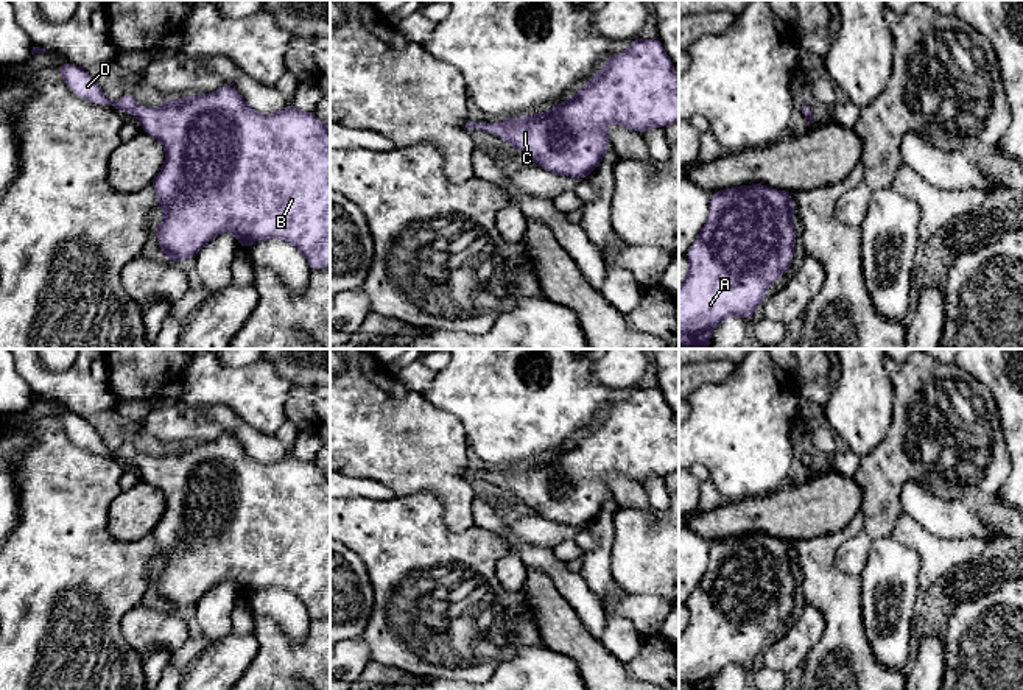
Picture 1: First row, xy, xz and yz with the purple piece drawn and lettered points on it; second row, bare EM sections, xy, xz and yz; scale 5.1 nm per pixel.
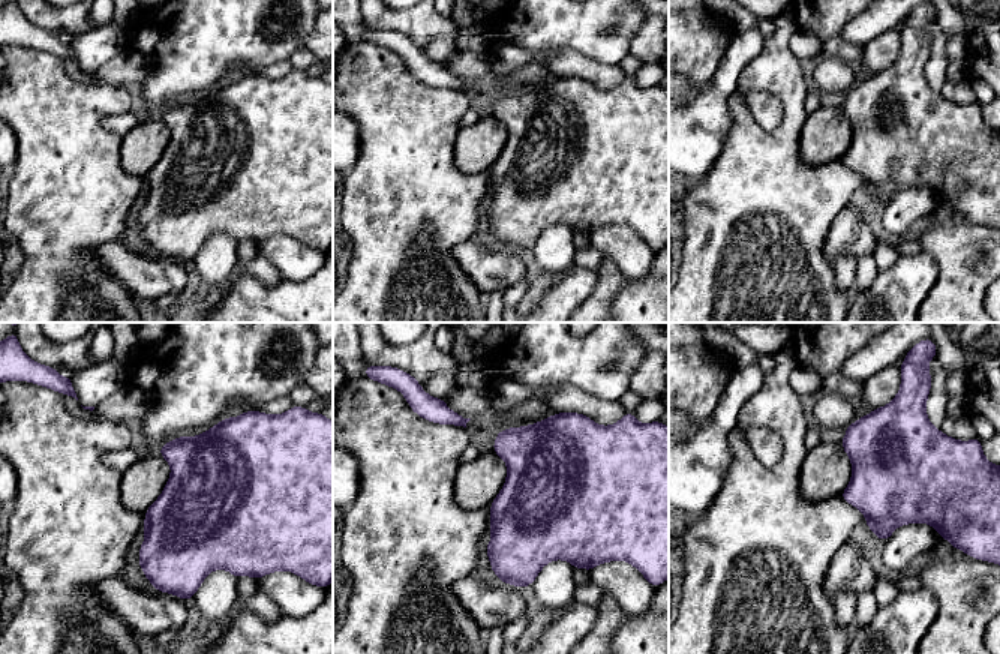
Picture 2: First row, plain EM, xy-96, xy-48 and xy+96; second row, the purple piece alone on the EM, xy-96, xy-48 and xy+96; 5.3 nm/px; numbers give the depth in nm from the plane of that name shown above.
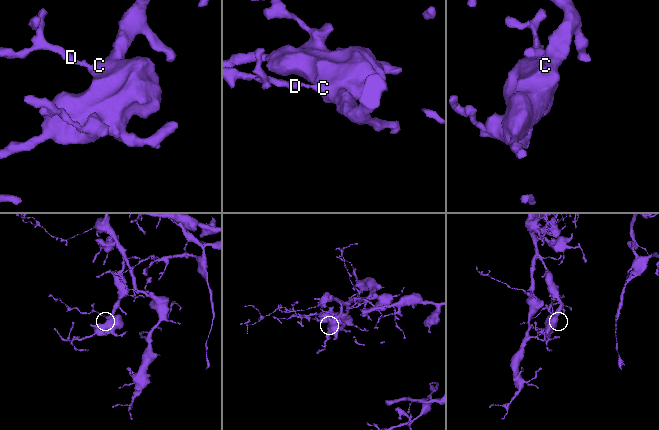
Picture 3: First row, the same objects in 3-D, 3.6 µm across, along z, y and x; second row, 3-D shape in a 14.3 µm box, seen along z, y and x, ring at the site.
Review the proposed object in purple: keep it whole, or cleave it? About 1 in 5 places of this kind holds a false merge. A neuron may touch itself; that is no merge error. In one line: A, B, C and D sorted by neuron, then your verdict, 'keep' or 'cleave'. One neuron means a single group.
groups A B C D; keep

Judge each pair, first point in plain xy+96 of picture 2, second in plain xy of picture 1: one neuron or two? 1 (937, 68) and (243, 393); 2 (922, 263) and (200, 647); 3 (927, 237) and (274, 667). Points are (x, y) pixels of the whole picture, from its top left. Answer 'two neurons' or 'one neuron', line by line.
1: one neuron
2: two neurons
3: one neuron

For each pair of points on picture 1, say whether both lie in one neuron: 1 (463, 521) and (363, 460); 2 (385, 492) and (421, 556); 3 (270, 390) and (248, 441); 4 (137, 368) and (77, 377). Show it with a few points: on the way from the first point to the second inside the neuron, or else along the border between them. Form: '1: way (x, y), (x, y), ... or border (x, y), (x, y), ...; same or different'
1: way (447, 492), (414, 460), (391, 460); same
2: border (357, 494), (366, 499), (396, 497); different
3: border (224, 405), (260, 432), (274, 435); different
4: border (106, 382), (117, 399); different

